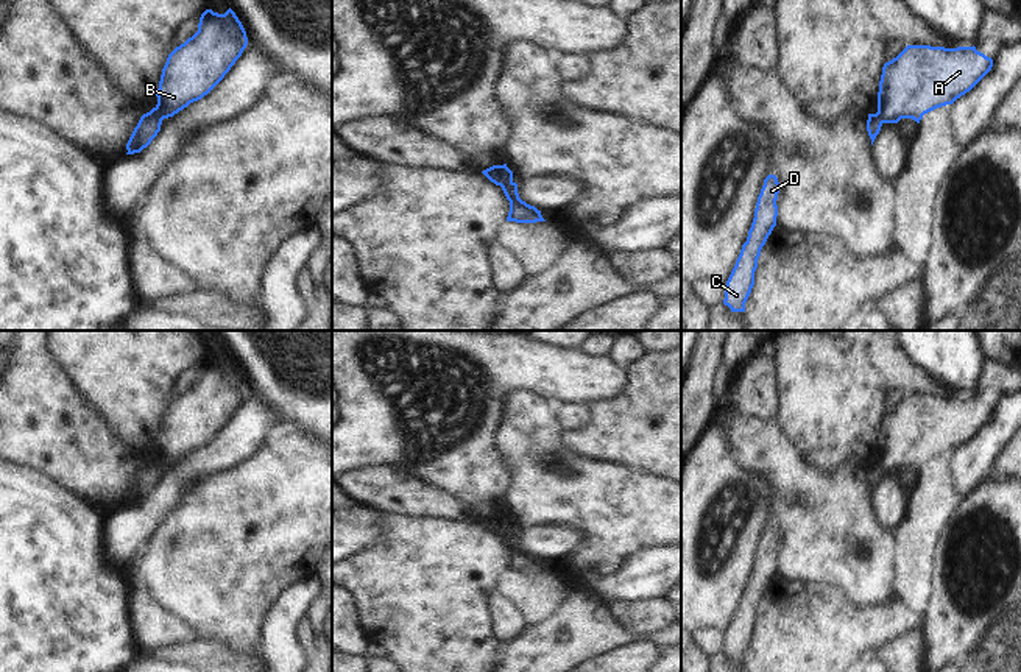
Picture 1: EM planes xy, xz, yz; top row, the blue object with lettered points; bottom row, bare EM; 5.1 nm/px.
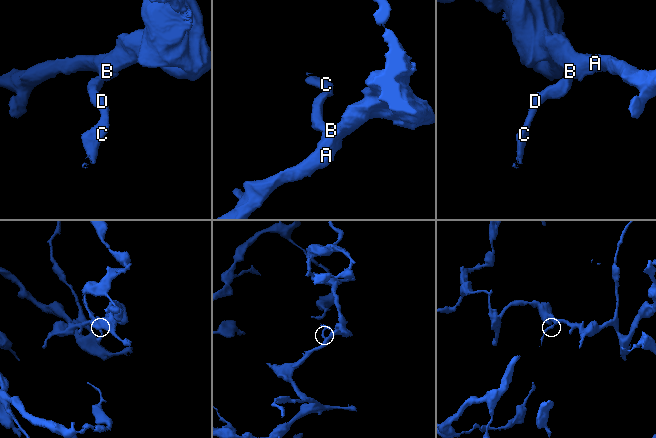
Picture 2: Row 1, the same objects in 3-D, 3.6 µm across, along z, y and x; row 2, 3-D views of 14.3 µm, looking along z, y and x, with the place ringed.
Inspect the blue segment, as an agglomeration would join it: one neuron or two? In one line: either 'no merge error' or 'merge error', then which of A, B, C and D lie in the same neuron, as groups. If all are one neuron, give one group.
merge error | A B / C D

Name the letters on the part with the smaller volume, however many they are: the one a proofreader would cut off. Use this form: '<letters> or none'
C, D

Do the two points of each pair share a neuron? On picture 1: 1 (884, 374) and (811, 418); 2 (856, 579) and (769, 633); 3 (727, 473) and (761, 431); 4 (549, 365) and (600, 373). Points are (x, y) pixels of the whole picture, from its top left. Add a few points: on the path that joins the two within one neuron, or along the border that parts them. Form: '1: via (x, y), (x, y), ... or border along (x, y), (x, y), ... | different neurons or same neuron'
1: via (865, 374), (854, 374), (830, 399) | same neuron
2: border along (805, 582), (833, 583), (853, 604), (873, 605) | different neurons
3: border along (717, 427), (727, 431), (734, 457), (766, 482) | different neurons
4: via (561, 373), (588, 373) | same neuron

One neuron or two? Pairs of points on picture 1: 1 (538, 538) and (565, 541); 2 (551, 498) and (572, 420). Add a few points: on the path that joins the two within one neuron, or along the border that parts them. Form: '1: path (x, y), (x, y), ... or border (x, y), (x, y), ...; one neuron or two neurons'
1: path (544, 540), (558, 540); one neuron
2: border (554, 404), (557, 421), (563, 427); two neurons

